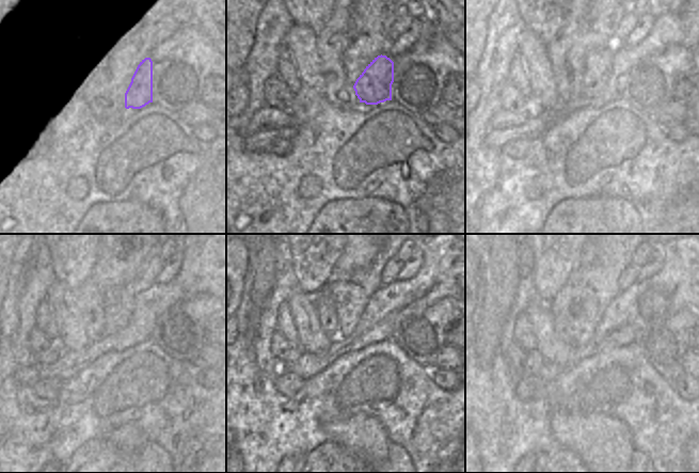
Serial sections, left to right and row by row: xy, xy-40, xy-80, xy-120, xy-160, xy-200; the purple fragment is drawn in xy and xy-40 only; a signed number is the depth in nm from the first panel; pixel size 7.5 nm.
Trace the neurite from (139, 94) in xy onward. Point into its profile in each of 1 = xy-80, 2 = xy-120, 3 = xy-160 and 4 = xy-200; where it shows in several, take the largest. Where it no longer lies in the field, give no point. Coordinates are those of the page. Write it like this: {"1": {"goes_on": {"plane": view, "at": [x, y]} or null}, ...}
{"1": {"goes_on": {"plane": "xy-80", "at": [598, 63]}}, "2": {"goes_on": {"plane": "xy-120", "at": [118, 302]}}, "3": {"goes_on": {"plane": "xy-160", "at": [350, 301]}}, "4": {"goes_on": {"plane": "xy-200", "at": [577, 304]}}}

